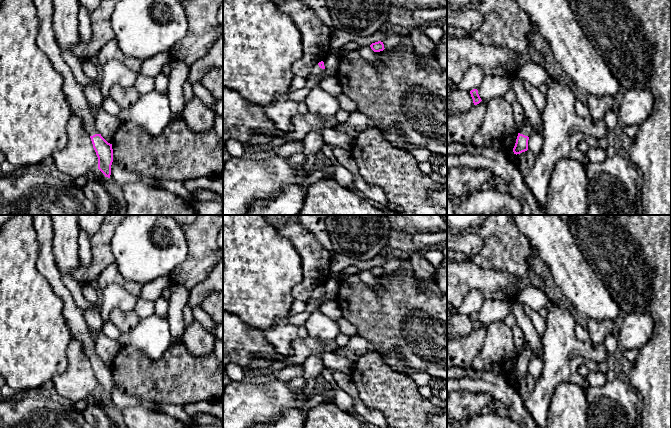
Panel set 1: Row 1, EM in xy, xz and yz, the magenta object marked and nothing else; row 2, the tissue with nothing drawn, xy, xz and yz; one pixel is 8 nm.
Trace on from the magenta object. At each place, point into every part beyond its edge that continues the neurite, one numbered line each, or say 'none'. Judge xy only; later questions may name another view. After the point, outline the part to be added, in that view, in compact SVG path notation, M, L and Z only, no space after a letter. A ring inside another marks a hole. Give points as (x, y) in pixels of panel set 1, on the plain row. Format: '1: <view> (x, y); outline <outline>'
1: xy (73, 315); outline M32 215L32 218L38 242L38 270L45 276L55 294L62 300L63 316L73 338L83 344L84 353L89 360L99 358L82 310L76 305L70 291L62 282L60 271L55 264L52 251L53 229L51 215Z

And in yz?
1: yz (527, 353); outline M526 341L524 343L523 351L519 354L519 357L528 361L535 357L535 352Z

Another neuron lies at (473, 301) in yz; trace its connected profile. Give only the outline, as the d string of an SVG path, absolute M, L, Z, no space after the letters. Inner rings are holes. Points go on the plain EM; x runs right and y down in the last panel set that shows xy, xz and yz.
M471 290L466 295L457 311L467 315L478 313L485 300L486 299L480 290Z

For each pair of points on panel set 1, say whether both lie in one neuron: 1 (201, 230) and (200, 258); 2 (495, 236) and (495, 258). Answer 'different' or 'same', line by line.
1: same
2: same

